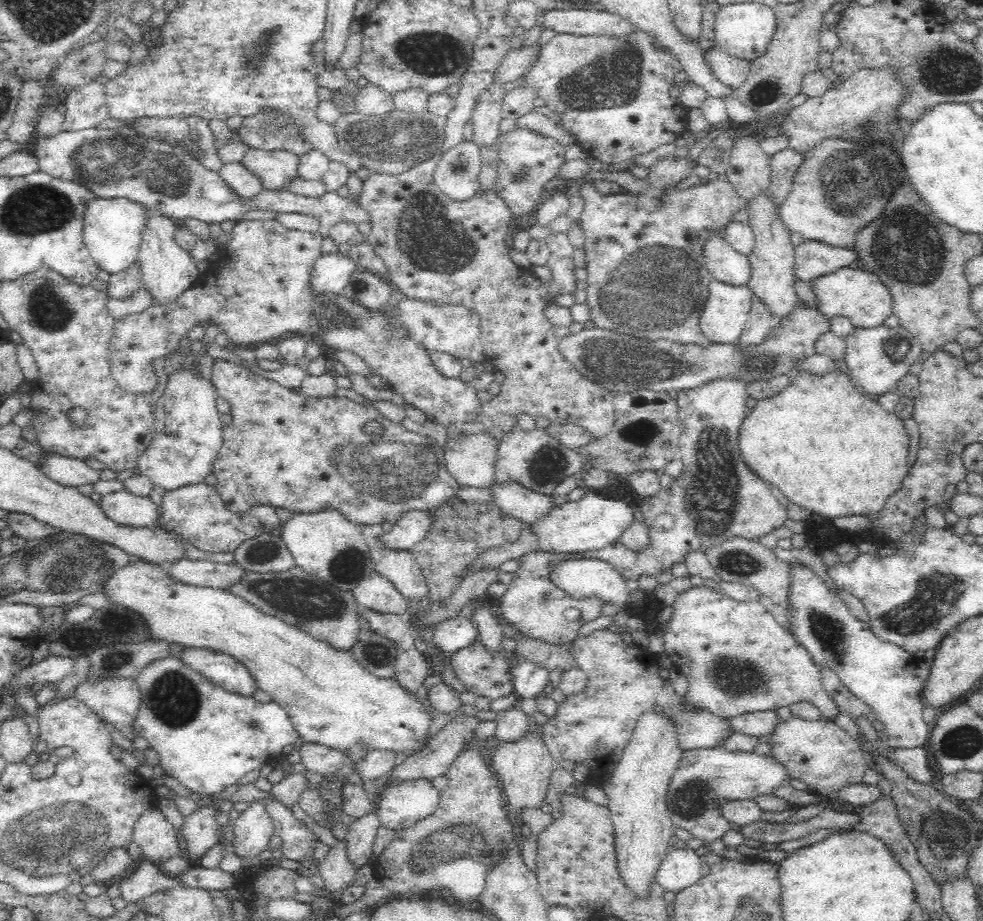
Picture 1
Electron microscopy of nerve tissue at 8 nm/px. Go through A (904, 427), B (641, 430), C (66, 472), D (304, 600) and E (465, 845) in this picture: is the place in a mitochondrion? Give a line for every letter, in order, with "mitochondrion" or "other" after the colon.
A: other
B: mitochondrion
C: other
D: mitochondrion
E: mitochondrion

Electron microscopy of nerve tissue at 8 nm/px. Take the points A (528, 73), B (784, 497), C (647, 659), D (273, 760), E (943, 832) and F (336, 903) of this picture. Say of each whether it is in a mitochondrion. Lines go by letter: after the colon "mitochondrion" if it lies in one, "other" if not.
A: other
B: other
C: other
D: other
E: mitochondrion
F: other

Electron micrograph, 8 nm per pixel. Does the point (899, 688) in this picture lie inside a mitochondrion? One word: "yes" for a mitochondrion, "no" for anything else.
no

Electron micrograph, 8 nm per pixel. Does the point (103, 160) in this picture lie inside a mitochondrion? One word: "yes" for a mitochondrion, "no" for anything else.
yes

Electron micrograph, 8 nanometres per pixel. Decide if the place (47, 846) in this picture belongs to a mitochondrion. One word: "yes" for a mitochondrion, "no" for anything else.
yes

